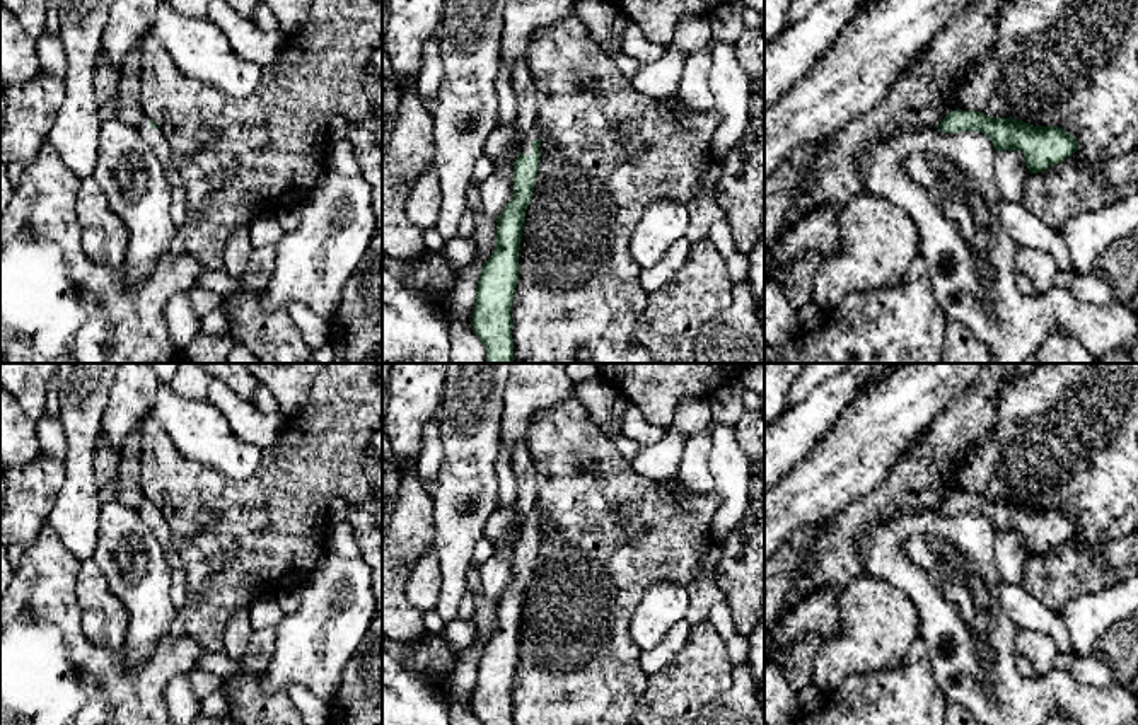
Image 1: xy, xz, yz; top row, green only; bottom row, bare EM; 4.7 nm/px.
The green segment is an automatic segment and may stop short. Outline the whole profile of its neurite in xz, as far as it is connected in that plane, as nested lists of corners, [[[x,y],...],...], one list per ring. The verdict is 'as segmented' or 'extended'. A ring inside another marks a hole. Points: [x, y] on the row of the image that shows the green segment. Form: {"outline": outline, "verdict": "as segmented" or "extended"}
{"outline": [[[536,126],[522,142],[514,162],[514,196],[496,217],[495,251],[481,268],[473,310],[473,333],[486,348],[486,363],[514,363],[514,321],[510,309],[519,281],[519,251],[525,210],[531,205],[539,171],[541,128]]], "verdict": "extended"}

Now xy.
{"outline": [[[147,116],[138,125],[138,131],[148,147],[154,150],[157,160],[162,164],[167,184],[171,188],[172,201],[169,208],[169,215],[176,227],[181,227],[186,220],[188,205],[186,205],[186,188],[183,184],[183,177],[174,164],[171,147],[159,130],[154,119]]], "verdict": "extended"}

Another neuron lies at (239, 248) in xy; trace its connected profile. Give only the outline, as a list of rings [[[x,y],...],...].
[[[235,227],[224,251],[224,268],[234,276],[244,276],[253,249],[249,227]]]

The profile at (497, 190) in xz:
[[[496,125],[485,143],[485,154],[493,162],[493,172],[479,184],[481,210],[496,218],[514,196],[514,159],[515,126]]]

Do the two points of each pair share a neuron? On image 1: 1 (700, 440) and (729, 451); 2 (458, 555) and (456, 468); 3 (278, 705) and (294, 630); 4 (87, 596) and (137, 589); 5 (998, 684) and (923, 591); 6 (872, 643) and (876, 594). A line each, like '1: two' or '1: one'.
1: two
2: one
3: two
4: two
5: one
6: one

